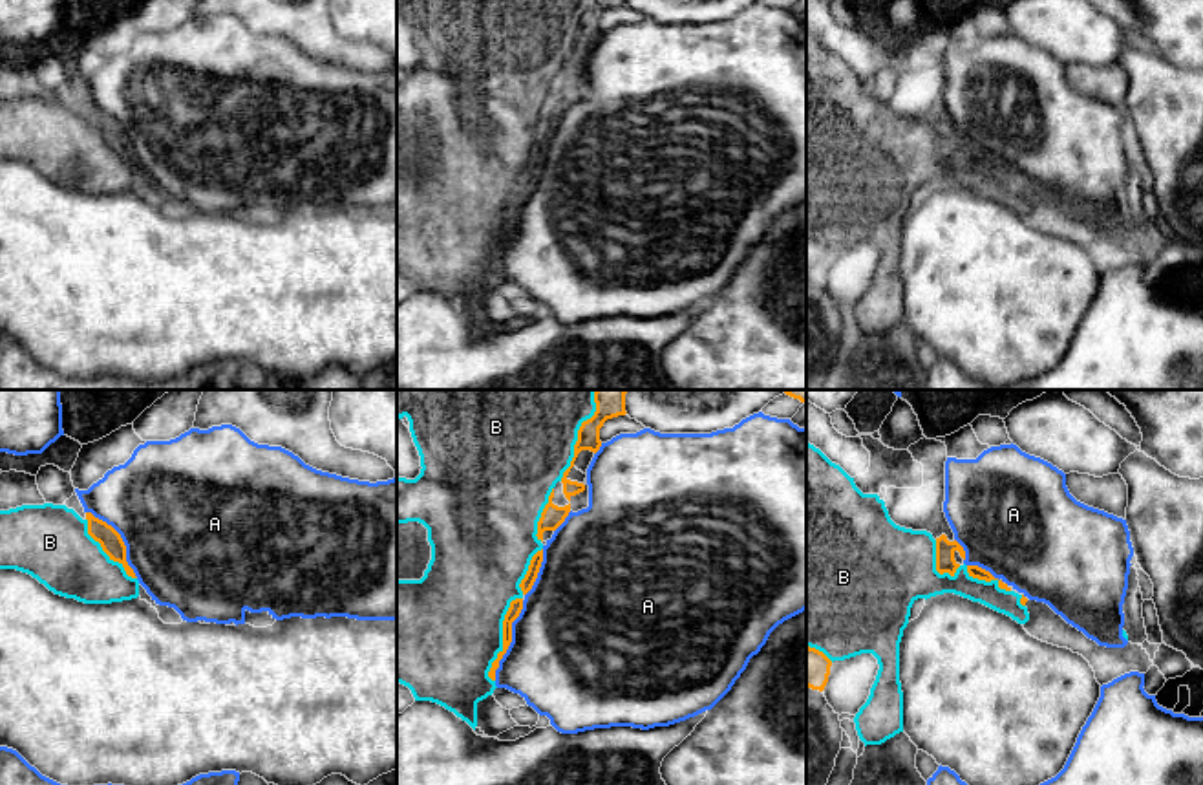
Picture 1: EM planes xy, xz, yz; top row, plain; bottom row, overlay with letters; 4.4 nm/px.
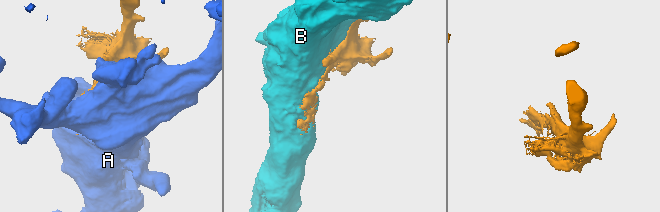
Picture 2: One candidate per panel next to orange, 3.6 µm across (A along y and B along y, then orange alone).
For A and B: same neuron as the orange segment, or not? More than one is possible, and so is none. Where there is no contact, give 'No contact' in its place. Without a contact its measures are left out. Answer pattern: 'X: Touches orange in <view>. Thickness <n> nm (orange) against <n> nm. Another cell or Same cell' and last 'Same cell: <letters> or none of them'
A: Touches orange in xz. Thickness 60 nm (orange) against 500 nm. Another cell
B: Touches orange in xz. Thickness 140 nm (orange) against 480 nm. Another cell
Same cell: none of them

